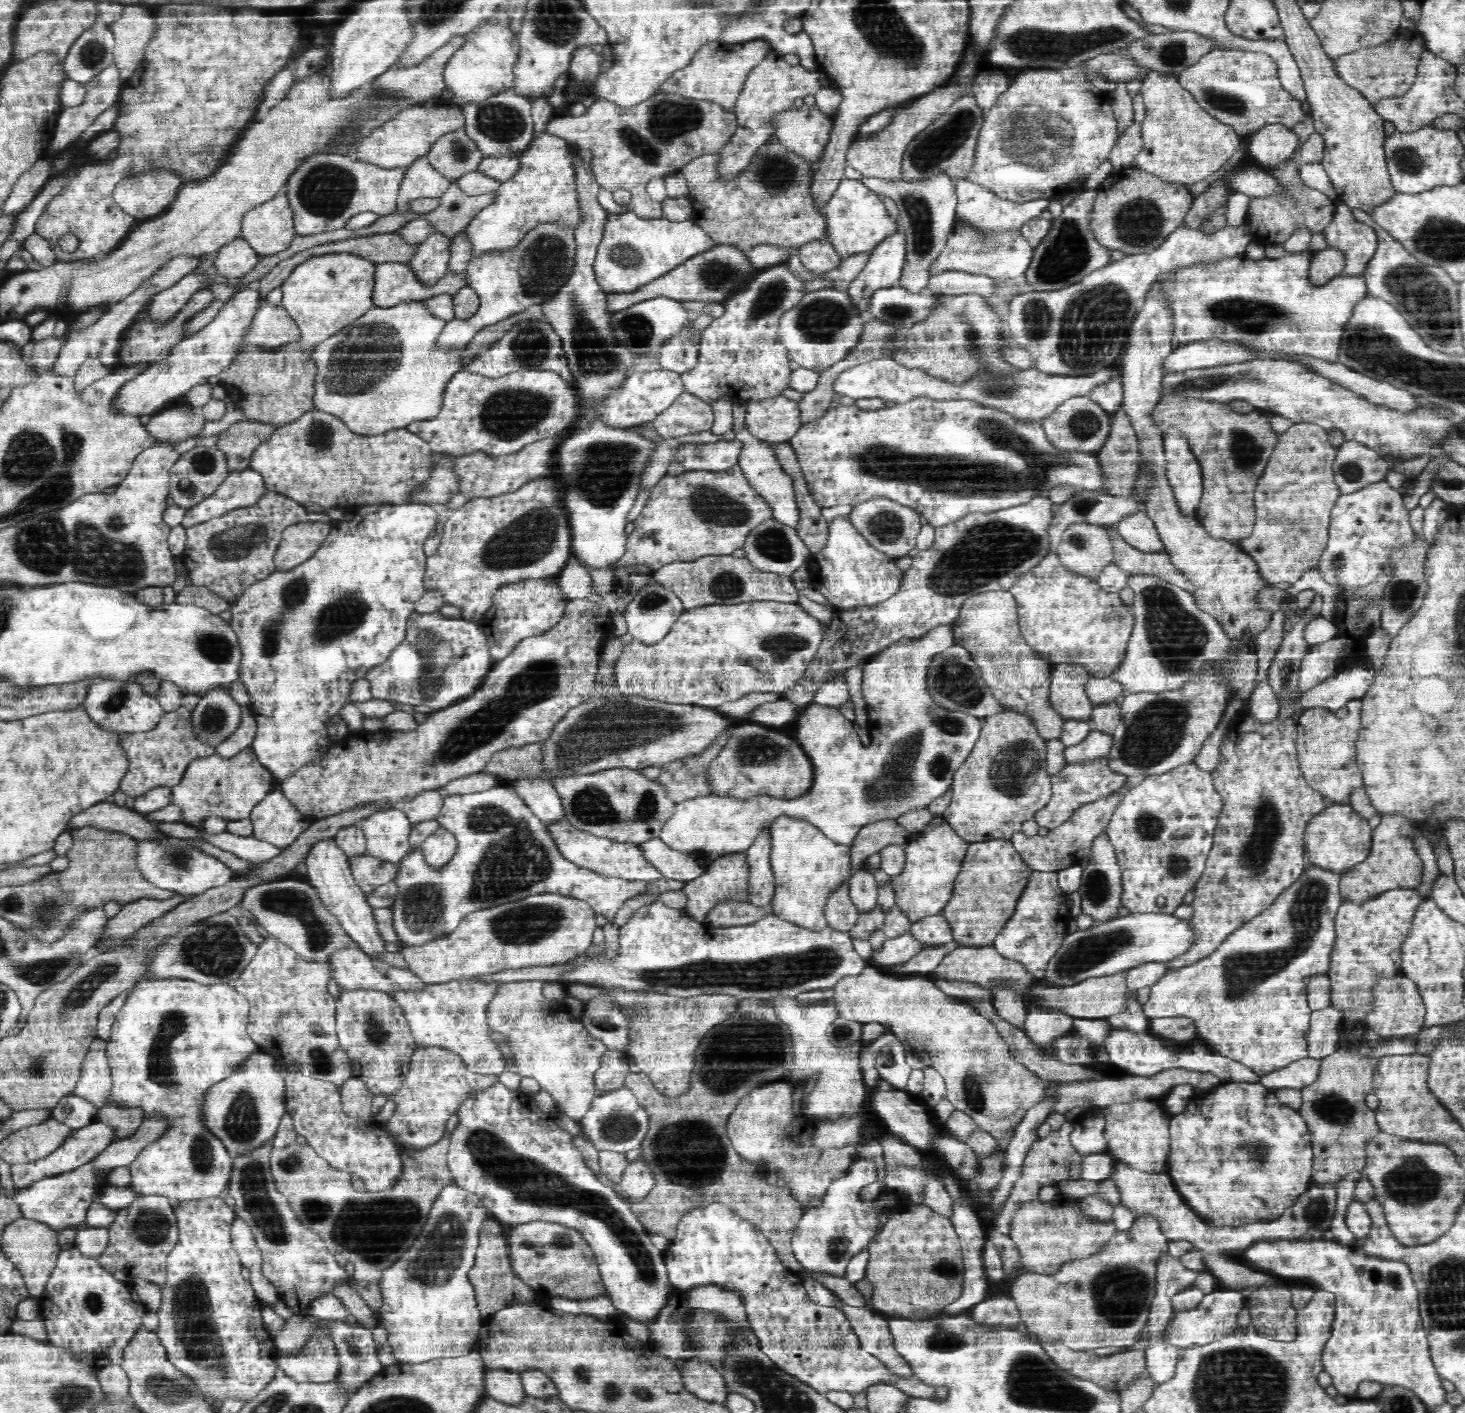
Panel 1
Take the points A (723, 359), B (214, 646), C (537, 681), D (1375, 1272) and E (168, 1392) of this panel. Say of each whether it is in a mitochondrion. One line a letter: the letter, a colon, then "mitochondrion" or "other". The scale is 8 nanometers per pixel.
A: other
B: mitochondrion
C: mitochondrion
D: other
E: mitochondrion

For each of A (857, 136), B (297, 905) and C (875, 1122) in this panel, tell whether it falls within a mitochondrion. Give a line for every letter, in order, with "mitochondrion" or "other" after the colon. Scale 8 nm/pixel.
A: other
B: mitochondrion
C: other

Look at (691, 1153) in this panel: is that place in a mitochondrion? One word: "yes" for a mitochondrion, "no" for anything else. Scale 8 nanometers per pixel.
yes

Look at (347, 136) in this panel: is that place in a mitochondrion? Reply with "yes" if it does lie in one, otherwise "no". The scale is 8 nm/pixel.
yes

